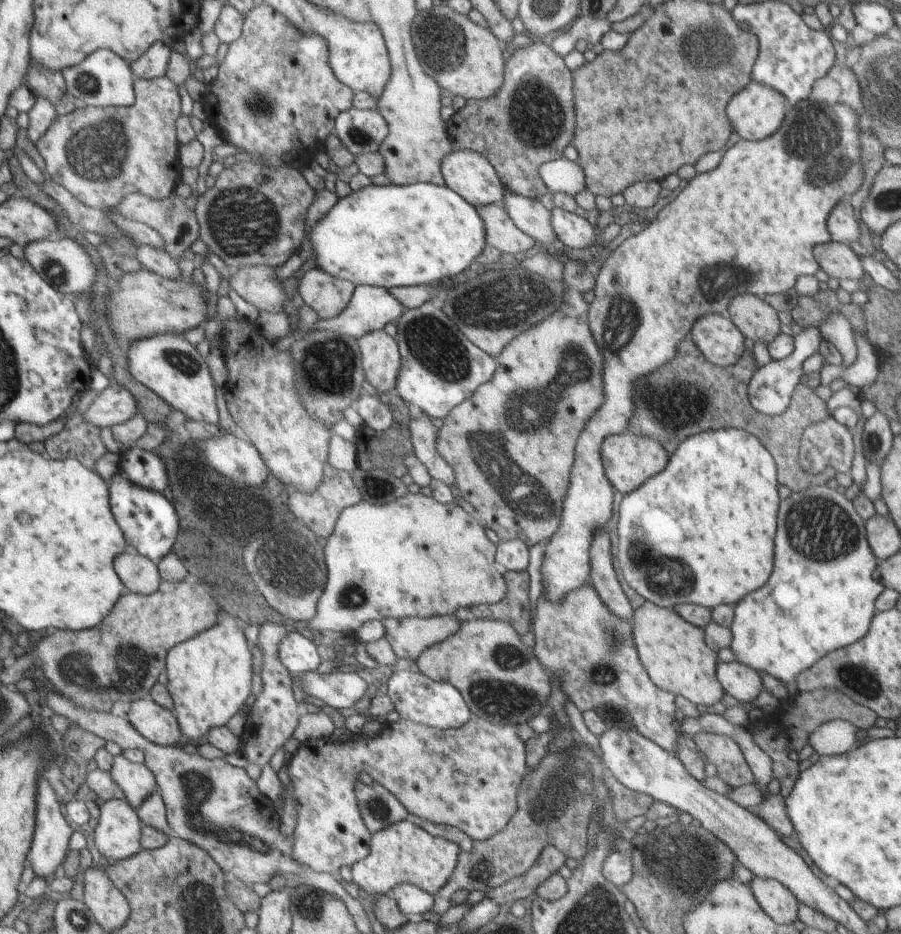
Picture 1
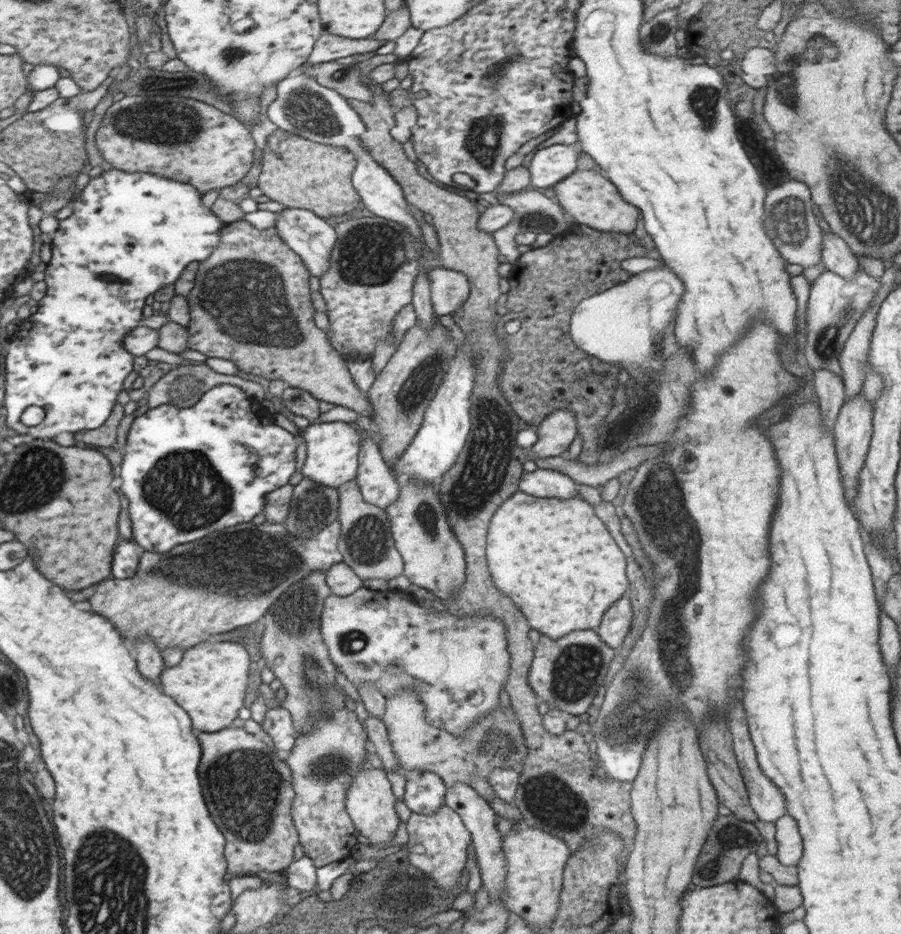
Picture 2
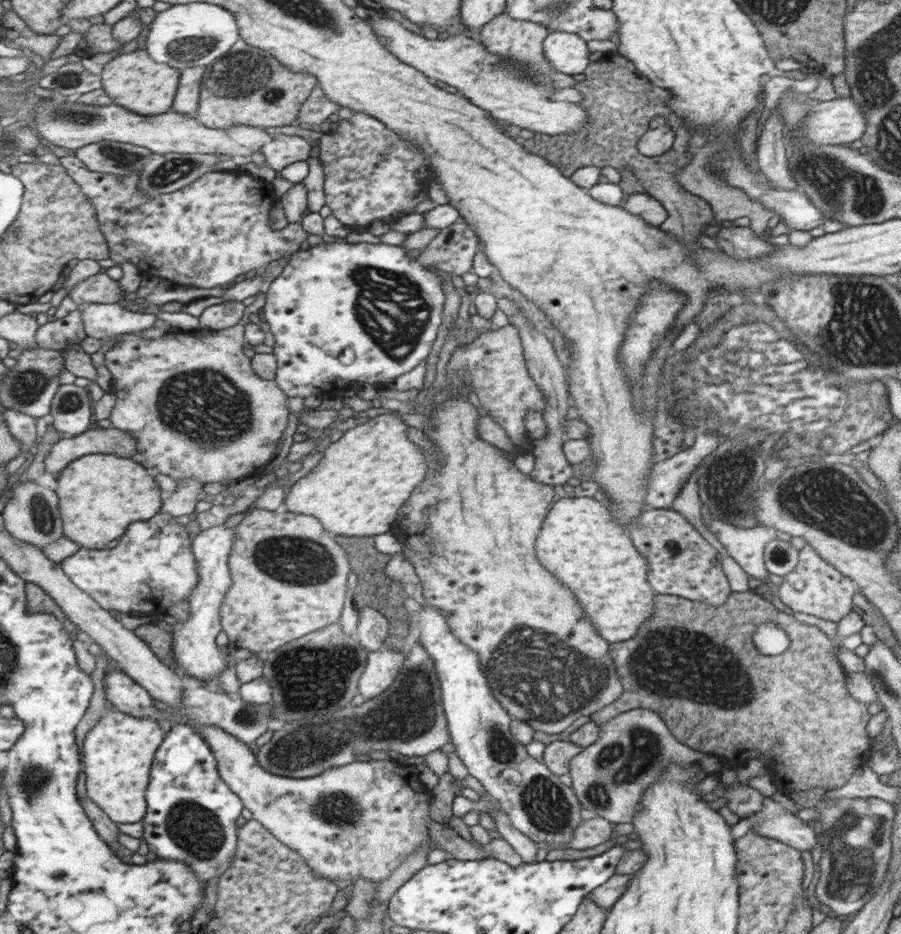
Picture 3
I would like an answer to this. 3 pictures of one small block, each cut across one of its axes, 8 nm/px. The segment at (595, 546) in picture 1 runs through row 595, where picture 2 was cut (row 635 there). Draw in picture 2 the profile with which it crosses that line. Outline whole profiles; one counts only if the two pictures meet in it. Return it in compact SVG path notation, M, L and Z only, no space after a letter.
M622 598L620 602L612 604L610 610L604 614L602 624L598 628L598 636L610 648L618 649L628 634L631 622L632 608L630 608L630 602L628 602L628 598Z

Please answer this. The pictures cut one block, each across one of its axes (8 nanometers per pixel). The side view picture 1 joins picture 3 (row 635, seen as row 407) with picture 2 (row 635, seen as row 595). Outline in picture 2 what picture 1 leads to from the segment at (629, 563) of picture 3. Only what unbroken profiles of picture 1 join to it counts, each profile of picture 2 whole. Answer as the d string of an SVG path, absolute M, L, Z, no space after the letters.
M519 490L496 510L488 524L486 554L494 584L520 606L532 629L556 640L574 630L596 628L604 612L630 588L622 550L616 546L604 522L594 514L594 508L580 496L570 500L536 498Z

